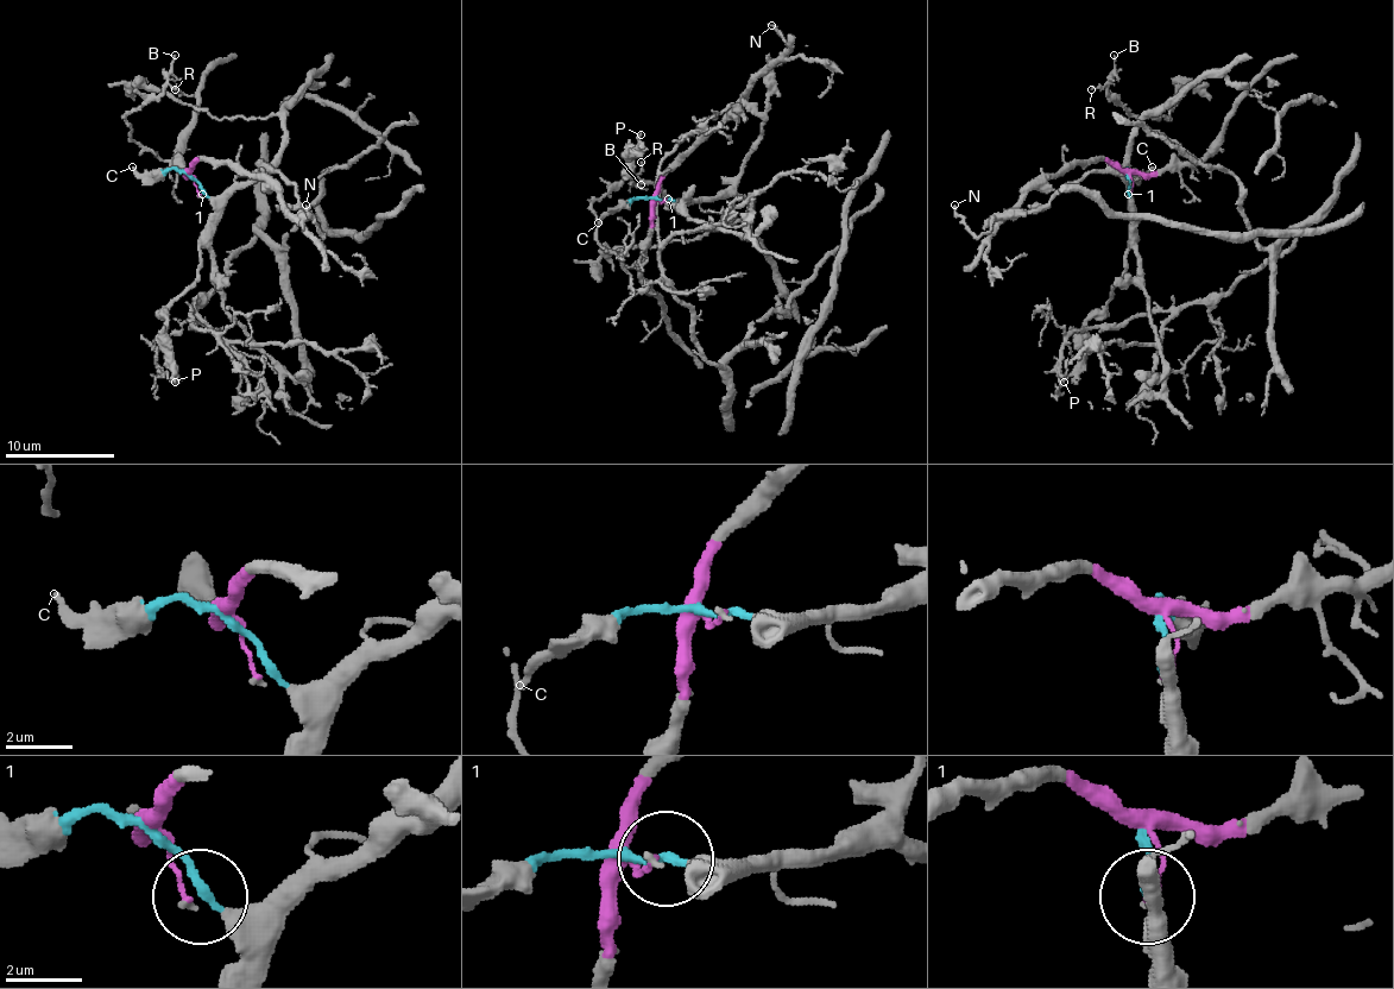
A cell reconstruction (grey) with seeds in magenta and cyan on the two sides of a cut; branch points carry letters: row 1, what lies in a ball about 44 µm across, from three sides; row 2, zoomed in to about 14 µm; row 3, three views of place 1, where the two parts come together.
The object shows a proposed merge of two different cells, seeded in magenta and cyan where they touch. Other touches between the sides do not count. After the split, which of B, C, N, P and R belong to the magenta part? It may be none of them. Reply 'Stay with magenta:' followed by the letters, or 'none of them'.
Stay with magenta: B, R

